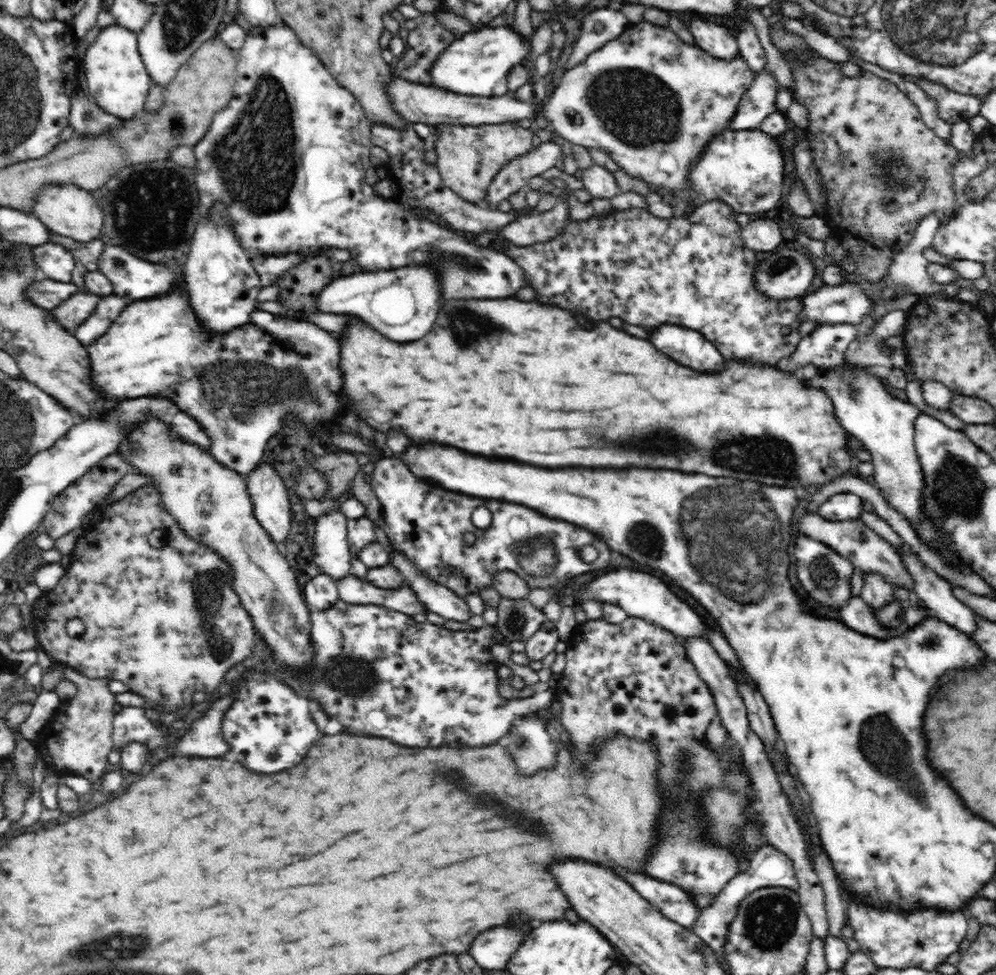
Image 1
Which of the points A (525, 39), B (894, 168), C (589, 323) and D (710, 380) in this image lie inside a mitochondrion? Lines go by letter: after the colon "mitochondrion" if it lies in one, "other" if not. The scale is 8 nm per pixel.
A: other
B: mitochondrion
C: other
D: other

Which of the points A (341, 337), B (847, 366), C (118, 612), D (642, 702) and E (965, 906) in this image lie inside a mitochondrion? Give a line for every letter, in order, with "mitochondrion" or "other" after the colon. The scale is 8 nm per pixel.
A: other
B: other
C: other
D: other
E: other

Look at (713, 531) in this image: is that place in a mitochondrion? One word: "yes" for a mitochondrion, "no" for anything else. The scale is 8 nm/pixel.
yes

